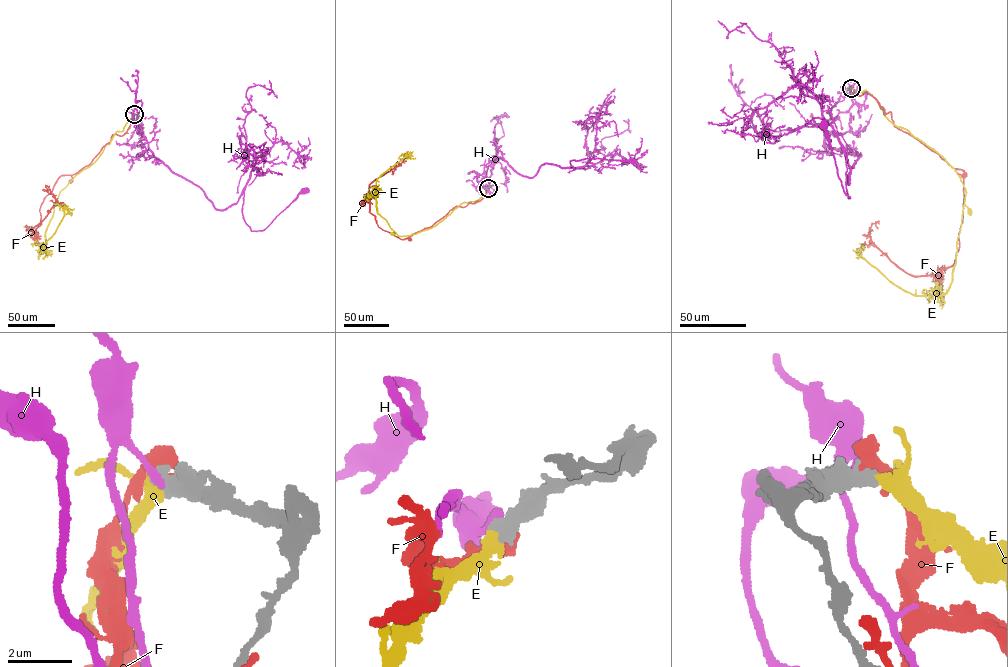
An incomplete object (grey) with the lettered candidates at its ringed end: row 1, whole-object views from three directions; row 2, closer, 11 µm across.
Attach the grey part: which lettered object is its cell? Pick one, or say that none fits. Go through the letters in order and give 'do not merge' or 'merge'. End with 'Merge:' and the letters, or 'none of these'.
E: merge
F: do not merge
H: do not merge
Merge: E

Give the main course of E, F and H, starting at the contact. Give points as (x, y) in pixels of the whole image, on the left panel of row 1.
E: (135, 114), (122, 131), (117, 131), (95, 161), (76, 174), (61, 191), (56, 203)
F: (135, 114), (125, 133), (113, 134), (89, 164), (61, 175), (33, 231), (55, 201), (46, 191)
H: (135, 114), (148, 149), (216, 209), (235, 204), (245, 187), (242, 217), (252, 231), (265, 230), (304, 191)

